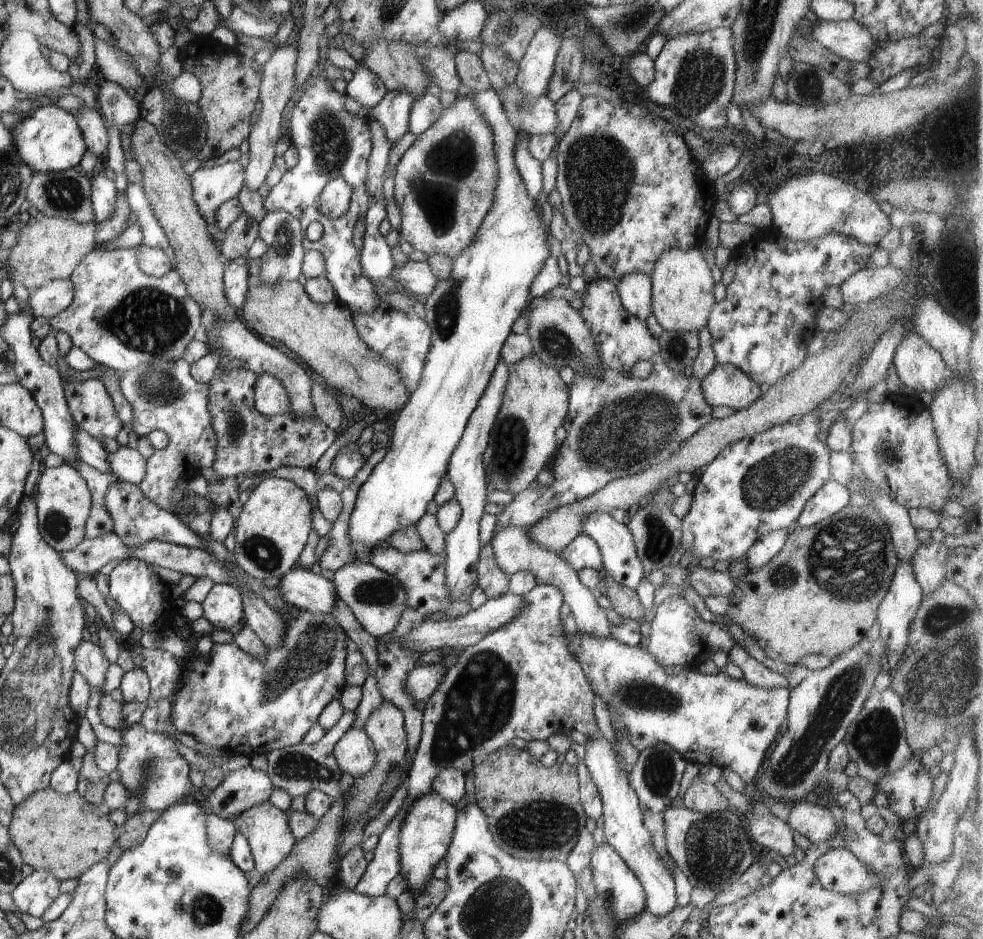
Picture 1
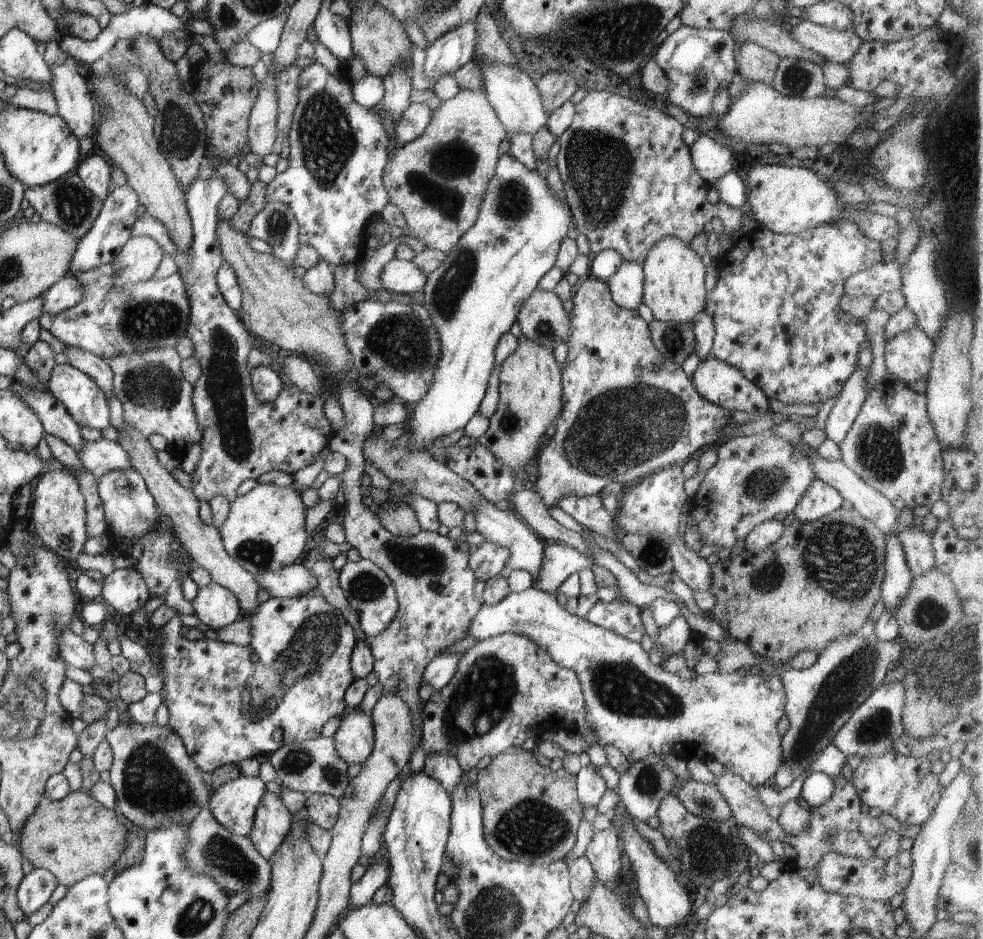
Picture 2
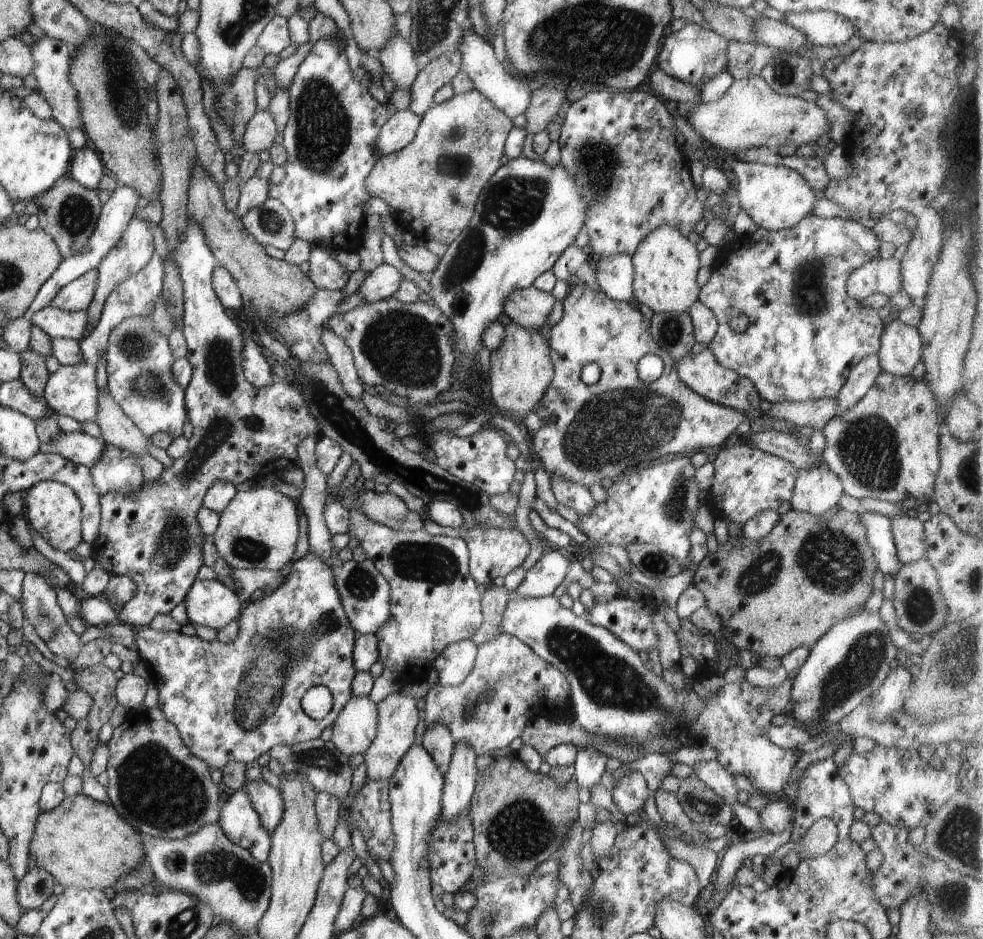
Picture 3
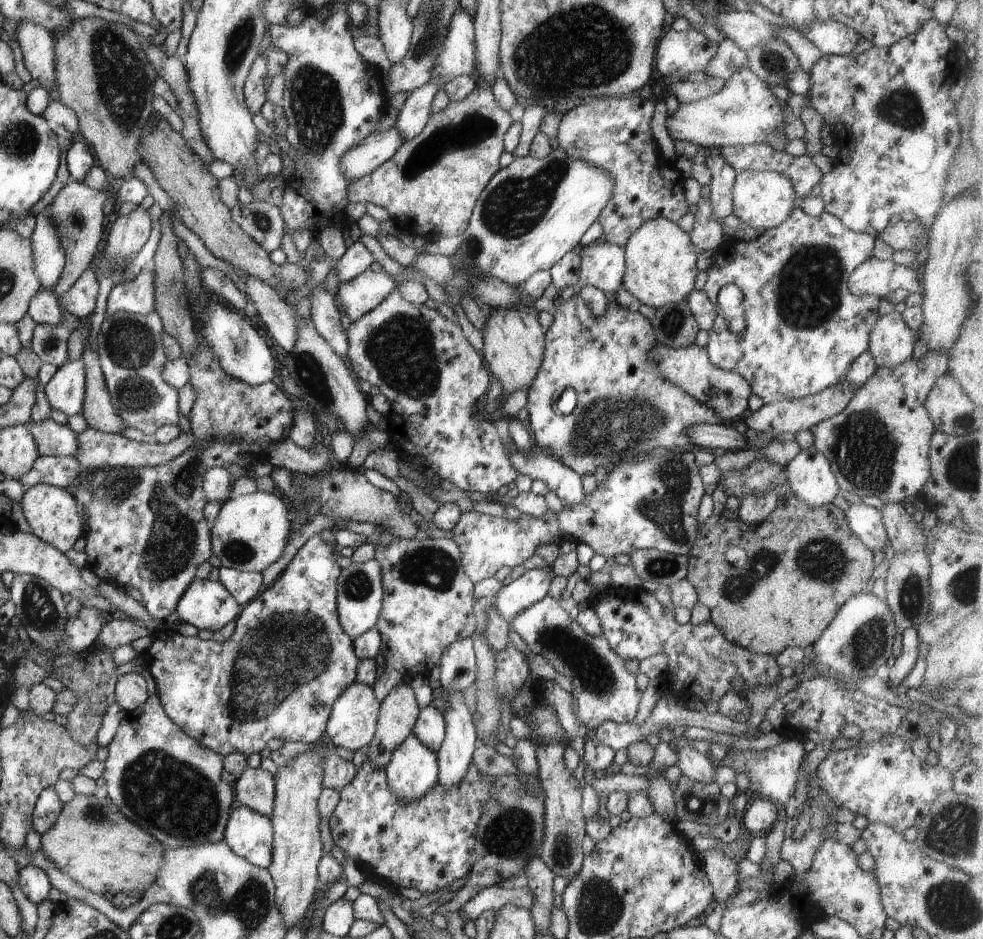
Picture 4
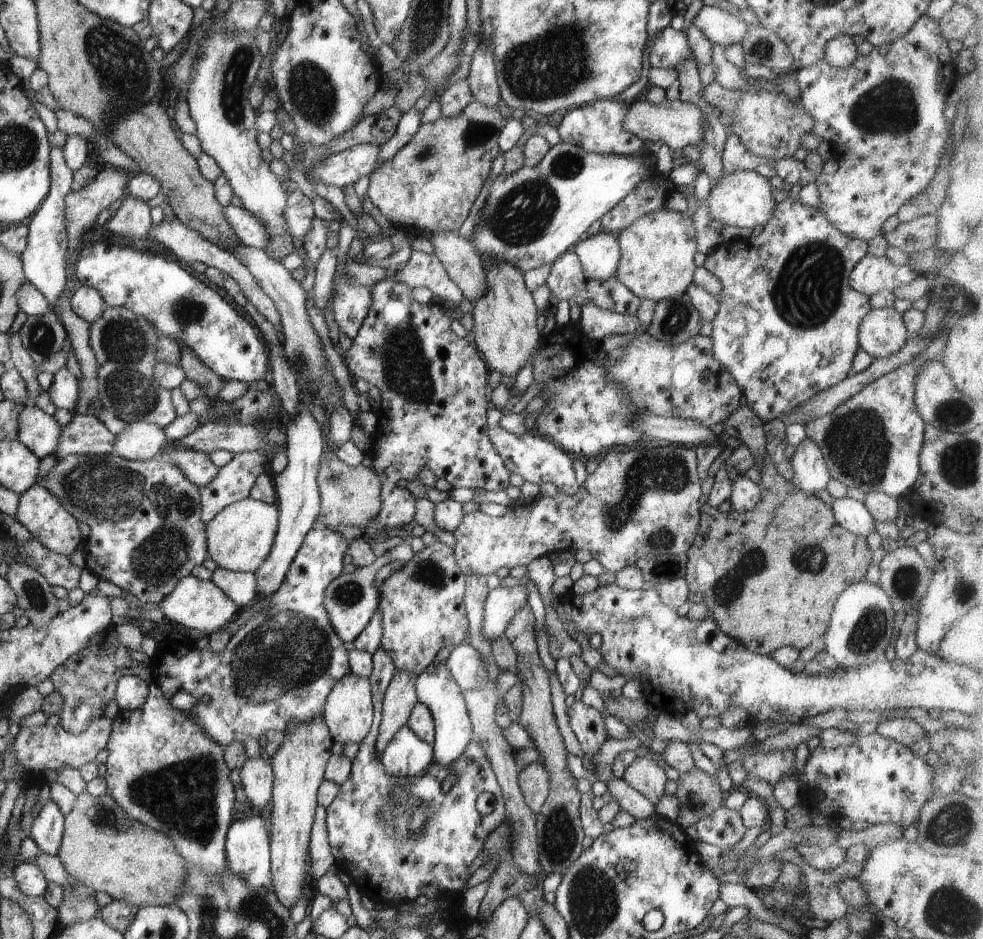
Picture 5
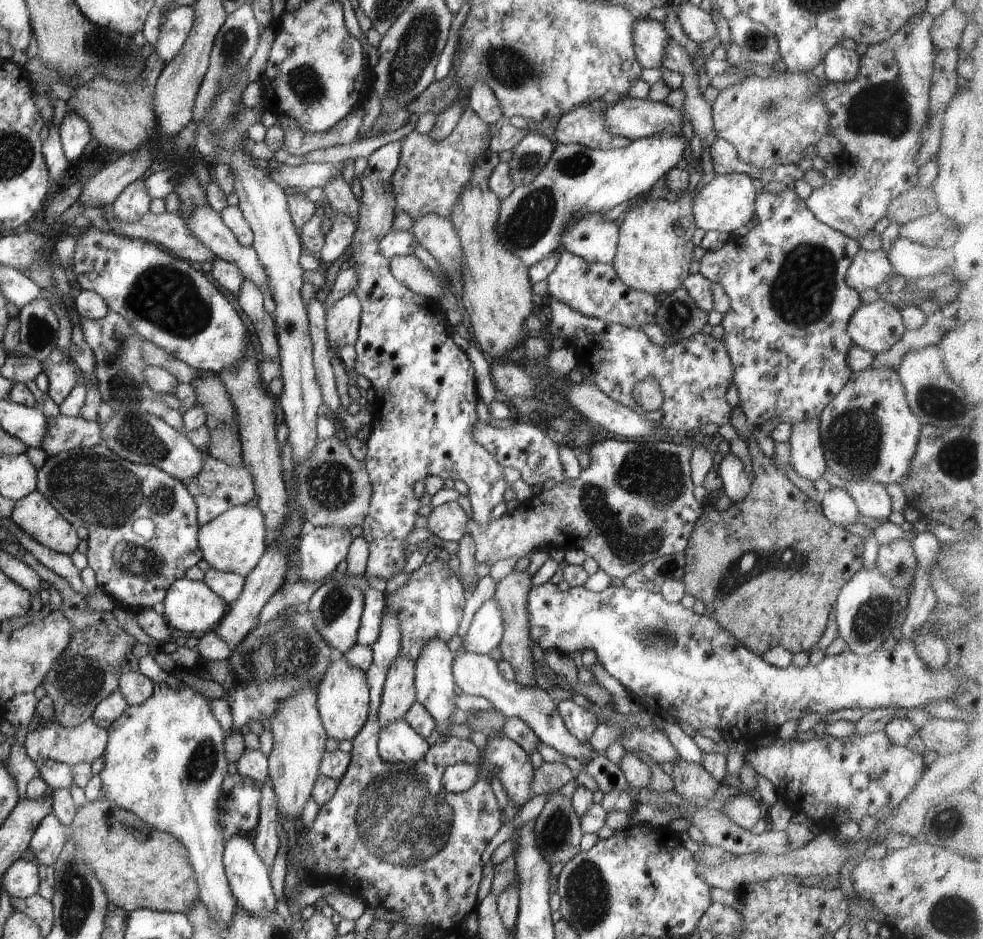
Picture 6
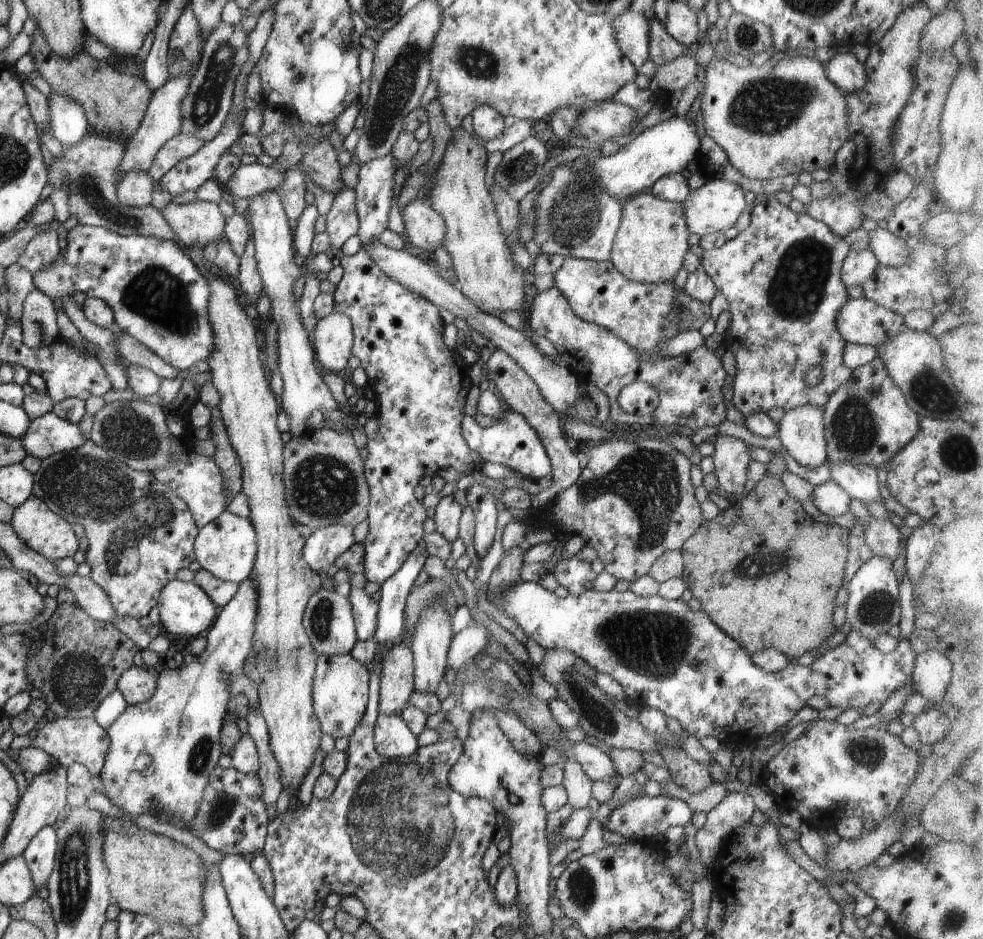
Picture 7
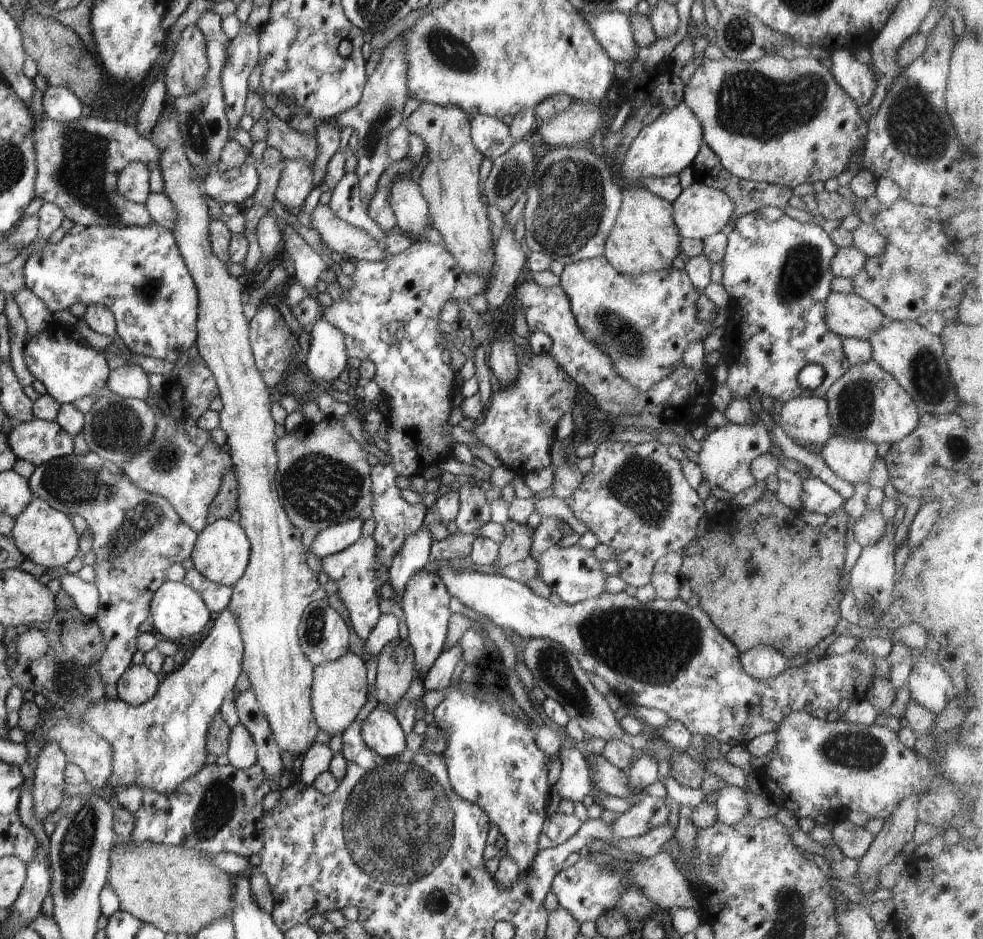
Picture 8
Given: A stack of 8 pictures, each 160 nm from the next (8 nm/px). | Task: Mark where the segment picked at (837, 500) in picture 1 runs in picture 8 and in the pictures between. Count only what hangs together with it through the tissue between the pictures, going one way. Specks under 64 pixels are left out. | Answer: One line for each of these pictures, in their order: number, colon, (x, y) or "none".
2: (820, 499)
3: (817, 489)
4: (809, 475)
5: (811, 472)
6: (808, 459)
7: (801, 432)
8: (806, 418)

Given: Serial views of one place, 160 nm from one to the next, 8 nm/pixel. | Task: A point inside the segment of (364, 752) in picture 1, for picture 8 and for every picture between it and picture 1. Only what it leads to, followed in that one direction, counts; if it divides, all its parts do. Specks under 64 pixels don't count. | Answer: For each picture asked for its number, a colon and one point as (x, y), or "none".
2: (354, 739)
3: (355, 727)
4: (353, 718)
5: (348, 711)
6: (343, 694)
7: (341, 684)
8: (339, 690)

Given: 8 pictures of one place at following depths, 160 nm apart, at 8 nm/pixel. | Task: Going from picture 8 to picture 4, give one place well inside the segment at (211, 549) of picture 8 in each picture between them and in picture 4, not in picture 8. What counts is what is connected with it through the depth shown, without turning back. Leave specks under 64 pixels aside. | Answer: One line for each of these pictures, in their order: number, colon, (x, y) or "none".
4: (250, 532)
5: (239, 538)
6: (234, 542)
7: (226, 548)

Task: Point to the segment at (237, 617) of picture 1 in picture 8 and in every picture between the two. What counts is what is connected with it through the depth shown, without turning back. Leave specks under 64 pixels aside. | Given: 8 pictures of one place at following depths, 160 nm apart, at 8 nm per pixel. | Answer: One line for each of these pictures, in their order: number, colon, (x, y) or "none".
2: (216, 607)
3: (213, 603)
4: (208, 605)
5: (201, 605)
6: (190, 606)
7: (185, 609)
8: (178, 611)

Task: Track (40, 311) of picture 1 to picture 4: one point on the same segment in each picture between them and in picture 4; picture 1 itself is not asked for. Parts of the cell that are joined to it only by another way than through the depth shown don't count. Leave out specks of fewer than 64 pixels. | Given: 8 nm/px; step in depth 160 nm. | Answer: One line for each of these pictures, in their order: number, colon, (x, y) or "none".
2: (67, 292)
3: (78, 295)
4: (80, 300)

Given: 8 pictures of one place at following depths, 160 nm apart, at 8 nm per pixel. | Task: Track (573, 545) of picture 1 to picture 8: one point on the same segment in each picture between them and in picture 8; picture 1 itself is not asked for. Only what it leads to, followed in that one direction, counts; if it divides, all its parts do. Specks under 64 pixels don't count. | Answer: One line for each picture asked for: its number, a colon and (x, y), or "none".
2: (560, 561)
3: (542, 579)
4: (528, 589)
5: (500, 605)
6: (485, 632)
7: (466, 644)
8: (438, 677)

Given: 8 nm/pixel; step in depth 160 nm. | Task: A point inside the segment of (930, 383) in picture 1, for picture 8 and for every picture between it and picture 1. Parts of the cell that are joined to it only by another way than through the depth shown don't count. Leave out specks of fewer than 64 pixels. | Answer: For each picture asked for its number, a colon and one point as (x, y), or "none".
2: (908, 355)
3: (900, 348)
4: (891, 342)
5: (882, 331)
6: (875, 326)
7: (861, 321)
8: (848, 315)

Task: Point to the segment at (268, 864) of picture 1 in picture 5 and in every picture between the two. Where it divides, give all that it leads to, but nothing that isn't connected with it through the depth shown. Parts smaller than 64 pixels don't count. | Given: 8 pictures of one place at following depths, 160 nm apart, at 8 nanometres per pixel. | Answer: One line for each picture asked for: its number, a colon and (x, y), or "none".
2: (272, 821)
3: (266, 799)
4: (255, 788)
5: (257, 780)

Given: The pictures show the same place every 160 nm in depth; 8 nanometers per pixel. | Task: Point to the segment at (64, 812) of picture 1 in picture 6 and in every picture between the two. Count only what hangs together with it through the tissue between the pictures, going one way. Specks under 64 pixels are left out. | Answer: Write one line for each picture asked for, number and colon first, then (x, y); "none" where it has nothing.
2: (76, 837)
3: (87, 844)
4: (92, 841)
5: (105, 848)
6: (140, 867)

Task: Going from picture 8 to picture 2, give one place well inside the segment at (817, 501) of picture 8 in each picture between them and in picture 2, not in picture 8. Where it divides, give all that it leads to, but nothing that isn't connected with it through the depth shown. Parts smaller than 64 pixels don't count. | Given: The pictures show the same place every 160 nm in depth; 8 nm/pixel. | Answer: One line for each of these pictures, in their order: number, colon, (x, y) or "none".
2: (897, 578)
3: (878, 530)
4: (865, 521)
5: (852, 514)
6: (839, 507)
7: (831, 499)

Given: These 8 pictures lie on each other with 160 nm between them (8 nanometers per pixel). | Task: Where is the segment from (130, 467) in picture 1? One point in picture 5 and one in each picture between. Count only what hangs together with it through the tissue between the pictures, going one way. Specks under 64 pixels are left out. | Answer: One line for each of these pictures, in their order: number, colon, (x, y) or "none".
2: (103, 456)
3: (81, 448)
4: (54, 438)
5: (39, 431)

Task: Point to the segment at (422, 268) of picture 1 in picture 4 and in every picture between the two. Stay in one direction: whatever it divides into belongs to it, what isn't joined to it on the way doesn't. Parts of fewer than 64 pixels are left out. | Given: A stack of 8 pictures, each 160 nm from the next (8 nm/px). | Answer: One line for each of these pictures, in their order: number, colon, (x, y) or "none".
2: (401, 277)
3: (381, 283)
4: (360, 295)

